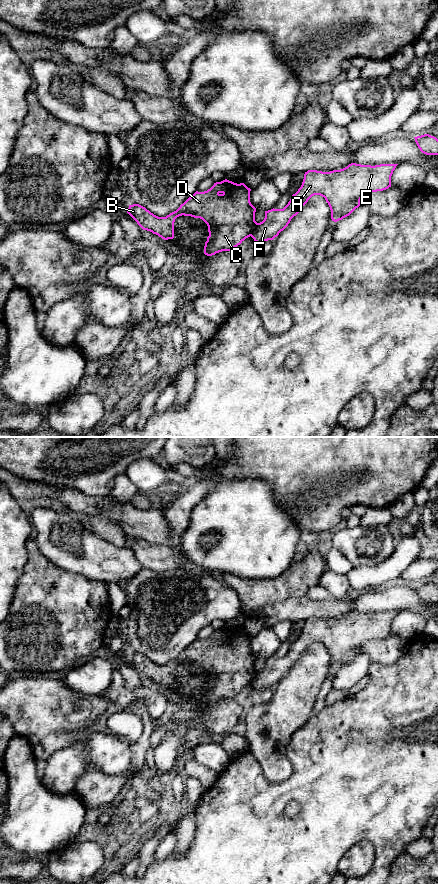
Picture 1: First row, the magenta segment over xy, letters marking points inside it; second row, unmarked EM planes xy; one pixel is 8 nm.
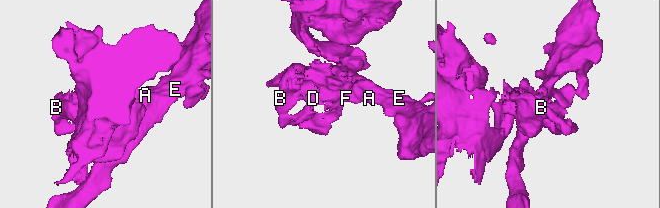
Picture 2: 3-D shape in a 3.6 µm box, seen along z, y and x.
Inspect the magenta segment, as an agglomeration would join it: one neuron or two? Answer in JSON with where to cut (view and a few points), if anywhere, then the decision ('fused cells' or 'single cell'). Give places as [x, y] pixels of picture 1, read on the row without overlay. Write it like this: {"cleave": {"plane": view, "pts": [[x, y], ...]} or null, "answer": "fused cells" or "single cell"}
{"cleave": {"plane": "xy", "pts": [[257, 671], [250, 683]]}, "answer": "fused cells"}

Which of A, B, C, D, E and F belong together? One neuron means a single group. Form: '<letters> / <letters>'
A E F / B C D

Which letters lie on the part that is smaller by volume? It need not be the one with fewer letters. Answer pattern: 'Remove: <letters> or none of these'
Remove: A, E, F

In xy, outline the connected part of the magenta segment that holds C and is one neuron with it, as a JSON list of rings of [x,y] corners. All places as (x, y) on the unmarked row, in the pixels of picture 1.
[[[225,627],[214,631],[207,639],[196,639],[166,665],[158,665],[139,652],[129,653],[127,661],[143,678],[164,688],[174,686],[177,665],[184,663],[202,667],[209,680],[204,702],[212,704],[222,699],[232,699],[253,682],[257,670],[256,656],[250,650],[250,639],[244,631],[237,632]]]

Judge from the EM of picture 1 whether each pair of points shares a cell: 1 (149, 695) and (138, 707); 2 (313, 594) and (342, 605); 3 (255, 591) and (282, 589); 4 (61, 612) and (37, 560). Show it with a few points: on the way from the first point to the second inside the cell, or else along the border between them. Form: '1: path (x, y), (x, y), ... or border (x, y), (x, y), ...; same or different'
1: border (127, 705), (141, 700), (154, 720); different
2: border (306, 596), (314, 600), (327, 600), (333, 597); different
3: path (262, 591), (275, 591); same
4: path (48, 599), (39, 573); same

